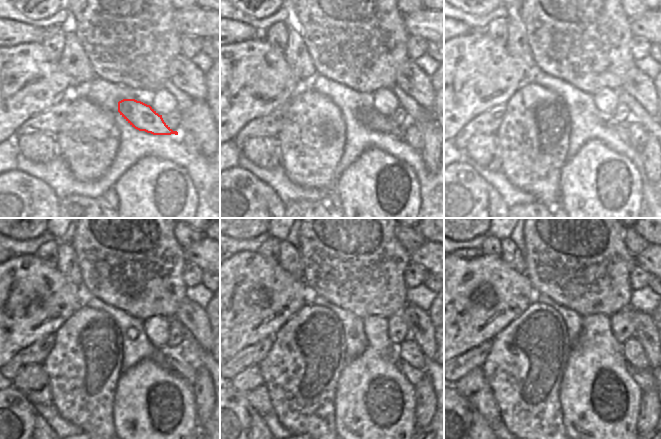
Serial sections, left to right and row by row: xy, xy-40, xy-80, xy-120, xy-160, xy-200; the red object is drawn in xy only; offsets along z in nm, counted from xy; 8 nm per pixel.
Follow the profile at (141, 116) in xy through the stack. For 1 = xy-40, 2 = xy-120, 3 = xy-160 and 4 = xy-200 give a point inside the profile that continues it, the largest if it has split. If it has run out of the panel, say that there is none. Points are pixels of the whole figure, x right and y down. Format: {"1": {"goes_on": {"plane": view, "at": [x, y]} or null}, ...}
{"1": {"goes_on": {"plane": "xy-40", "at": [369, 117]}}, "2": {"goes_on": {"plane": "xy-120", "at": [176, 365]}}, "3": {"goes_on": {"plane": "xy-160", "at": [413, 375]}}, "4": {"goes_on": {"plane": "xy-200", "at": [645, 379]}}}

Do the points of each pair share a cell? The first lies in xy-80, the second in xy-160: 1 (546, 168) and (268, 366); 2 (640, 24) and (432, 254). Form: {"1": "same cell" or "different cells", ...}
{"1": "same cell", "2": "same cell"}

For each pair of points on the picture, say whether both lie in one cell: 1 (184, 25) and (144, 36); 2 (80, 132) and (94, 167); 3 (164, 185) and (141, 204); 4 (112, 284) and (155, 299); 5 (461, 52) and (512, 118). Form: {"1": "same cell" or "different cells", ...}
{"1": "different cells", "2": "same cell", "3": "same cell", "4": "same cell", "5": "different cells"}

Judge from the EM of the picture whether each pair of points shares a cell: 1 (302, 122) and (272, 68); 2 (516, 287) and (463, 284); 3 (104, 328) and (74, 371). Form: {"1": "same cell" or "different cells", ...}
{"1": "different cells", "2": "same cell", "3": "same cell"}

